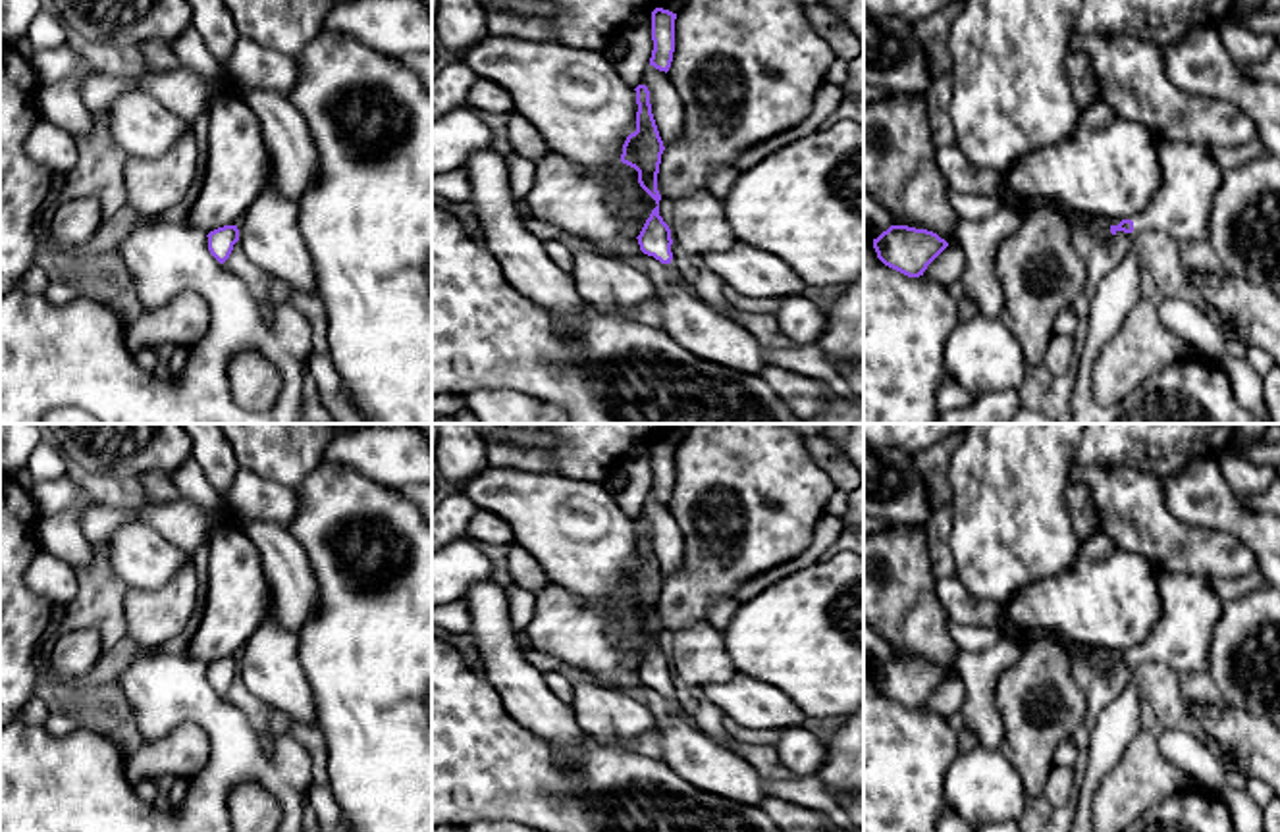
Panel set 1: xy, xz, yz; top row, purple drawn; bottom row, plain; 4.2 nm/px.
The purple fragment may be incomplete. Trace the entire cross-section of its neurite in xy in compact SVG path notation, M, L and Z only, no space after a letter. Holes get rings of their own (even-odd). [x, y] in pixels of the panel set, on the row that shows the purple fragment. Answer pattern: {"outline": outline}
{"outline": "M224 225L210 231L206 237L210 254L224 264L229 258L233 245L239 241L239 229L237 225Z"}

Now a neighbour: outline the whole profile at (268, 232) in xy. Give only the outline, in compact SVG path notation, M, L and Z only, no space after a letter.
M272 179L239 220L239 243L249 260L270 277L289 281L299 295L312 297L318 295L316 272L299 229L299 214L301 204L283 196Z

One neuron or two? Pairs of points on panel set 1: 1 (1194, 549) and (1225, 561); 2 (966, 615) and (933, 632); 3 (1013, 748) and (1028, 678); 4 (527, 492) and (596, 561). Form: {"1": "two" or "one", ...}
{"1": "one", "2": "two", "3": "one", "4": "one"}

